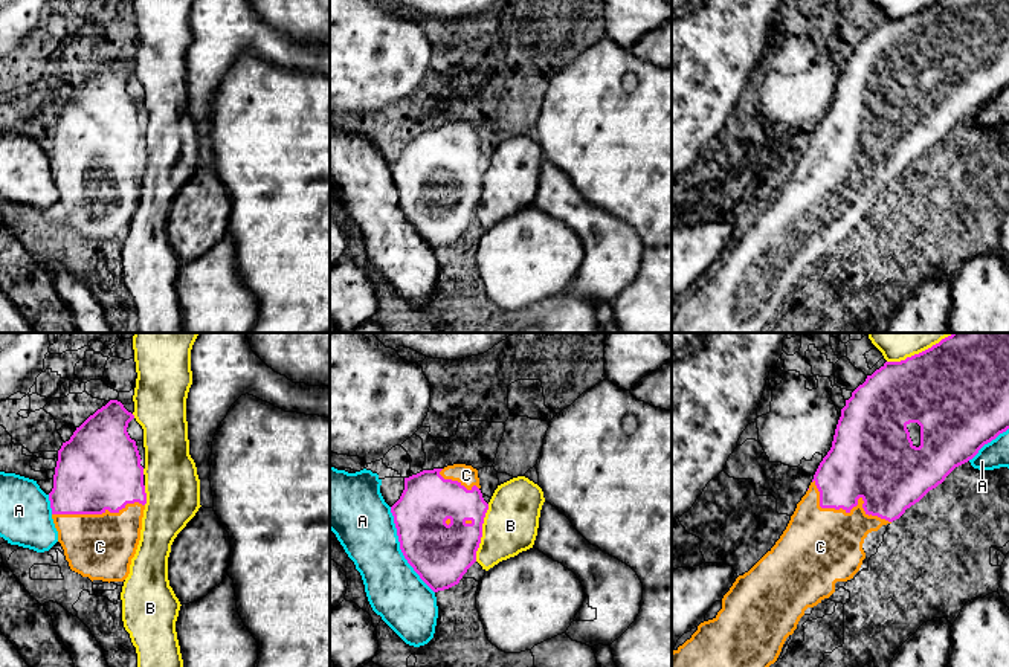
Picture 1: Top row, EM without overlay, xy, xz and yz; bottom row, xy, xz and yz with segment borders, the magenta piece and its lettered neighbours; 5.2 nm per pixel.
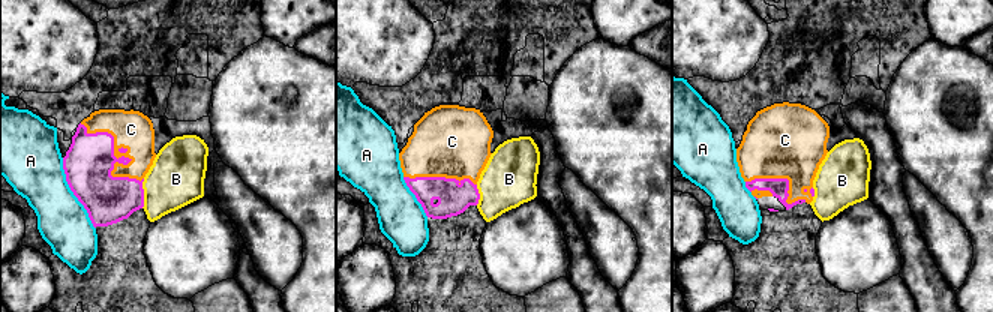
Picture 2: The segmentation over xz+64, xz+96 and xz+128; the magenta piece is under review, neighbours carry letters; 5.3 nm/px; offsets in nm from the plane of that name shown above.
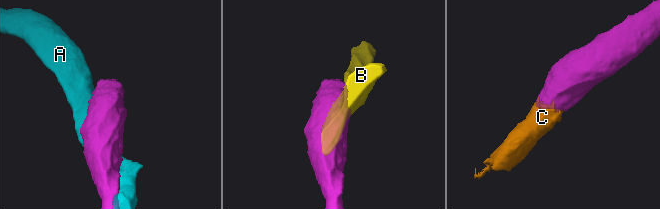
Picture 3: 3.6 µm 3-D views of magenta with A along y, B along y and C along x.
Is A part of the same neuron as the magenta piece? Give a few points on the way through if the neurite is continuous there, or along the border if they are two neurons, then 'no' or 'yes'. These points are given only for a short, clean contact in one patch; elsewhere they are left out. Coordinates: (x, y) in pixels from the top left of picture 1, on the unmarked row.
no

